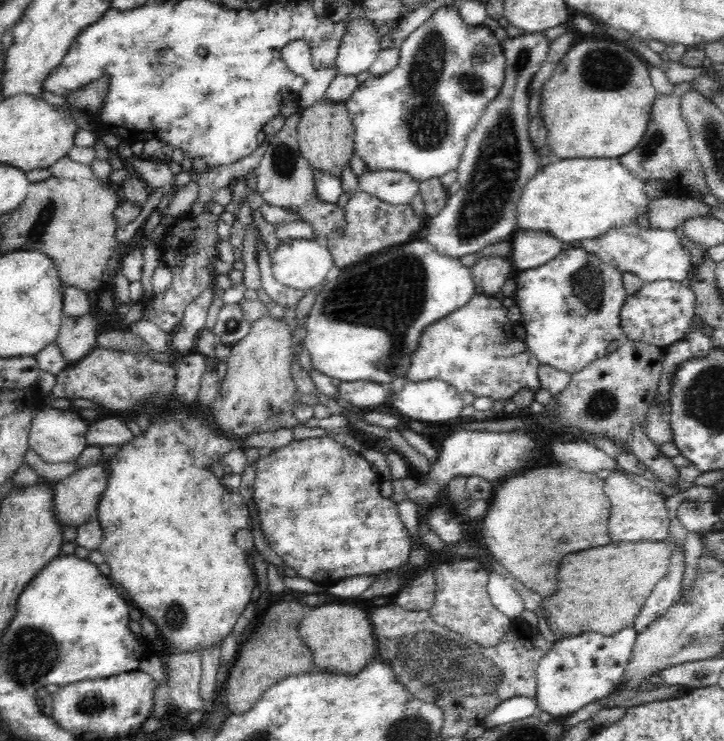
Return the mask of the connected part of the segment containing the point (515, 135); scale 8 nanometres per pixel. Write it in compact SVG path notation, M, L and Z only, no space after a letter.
M540 31L503 42L506 61L504 86L498 96L490 100L478 126L470 131L457 167L456 187L444 208L430 219L425 240L434 252L460 258L490 244L510 241L517 232L514 208L523 187L542 168L540 151L529 137L529 82L546 60L550 44L544 32Z

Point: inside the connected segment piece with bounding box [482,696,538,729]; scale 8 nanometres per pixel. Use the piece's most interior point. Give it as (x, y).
(513, 709)

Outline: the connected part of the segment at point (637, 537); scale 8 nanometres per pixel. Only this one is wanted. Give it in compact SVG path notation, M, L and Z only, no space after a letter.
M621 469L612 470L603 481L603 489L611 502L610 516L607 520L607 532L611 542L666 540L669 519L664 497L633 483Z

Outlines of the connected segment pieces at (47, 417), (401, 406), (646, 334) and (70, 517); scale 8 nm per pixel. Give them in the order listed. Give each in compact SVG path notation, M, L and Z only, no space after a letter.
M51 406L40 407L35 411L29 432L29 448L34 450L46 463L74 462L88 447L86 430L90 422L80 414L66 409L54 409Z
M440 379L426 380L422 382L412 382L408 380L400 391L390 393L391 404L402 416L412 418L412 420L424 420L424 422L442 422L442 420L452 420L460 416L460 410L465 406L461 399L461 394L454 386Z
M656 281L644 283L634 296L627 296L621 309L623 339L642 339L665 349L687 336L694 322L697 301L687 282Z
M104 464L73 472L60 481L54 492L54 509L64 526L80 526L95 515L109 482Z

